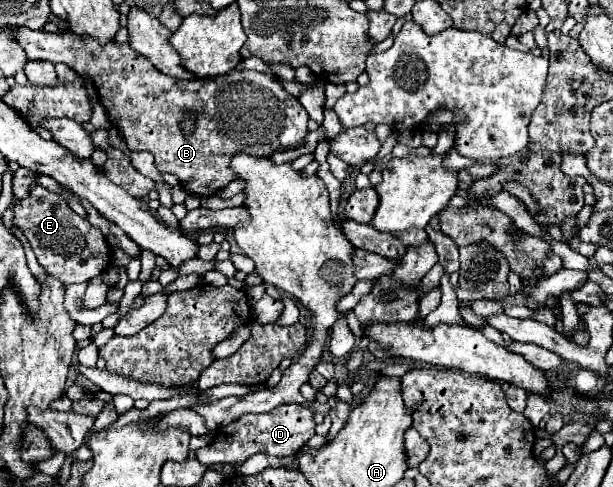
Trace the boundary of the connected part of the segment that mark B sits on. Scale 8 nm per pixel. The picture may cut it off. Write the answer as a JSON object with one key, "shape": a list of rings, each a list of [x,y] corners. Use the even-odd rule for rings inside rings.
{"shape":[[[16,27],[16,39],[24,47],[28,59],[64,63],[74,69],[78,75],[88,75],[98,89],[98,99],[108,111],[108,121],[120,131],[130,151],[150,151],[156,157],[156,169],[162,173],[174,173],[180,179],[180,185],[186,193],[196,197],[212,197],[216,191],[224,189],[230,181],[236,179],[230,159],[234,153],[246,153],[252,157],[270,157],[274,151],[298,149],[308,137],[308,113],[294,95],[288,95],[282,81],[258,71],[232,69],[218,77],[206,79],[174,79],[158,71],[148,59],[132,51],[126,43],[100,43],[90,35],[66,33],[46,33],[42,29],[32,31],[28,27]],[[192,113],[194,131],[182,133],[182,119]]]}

